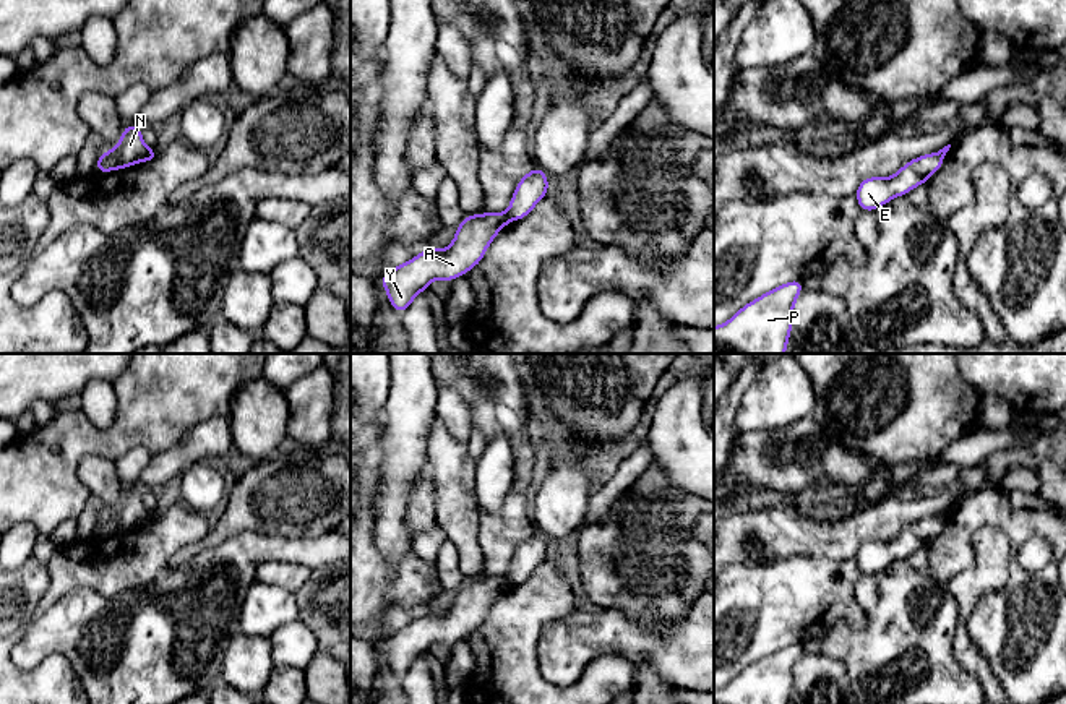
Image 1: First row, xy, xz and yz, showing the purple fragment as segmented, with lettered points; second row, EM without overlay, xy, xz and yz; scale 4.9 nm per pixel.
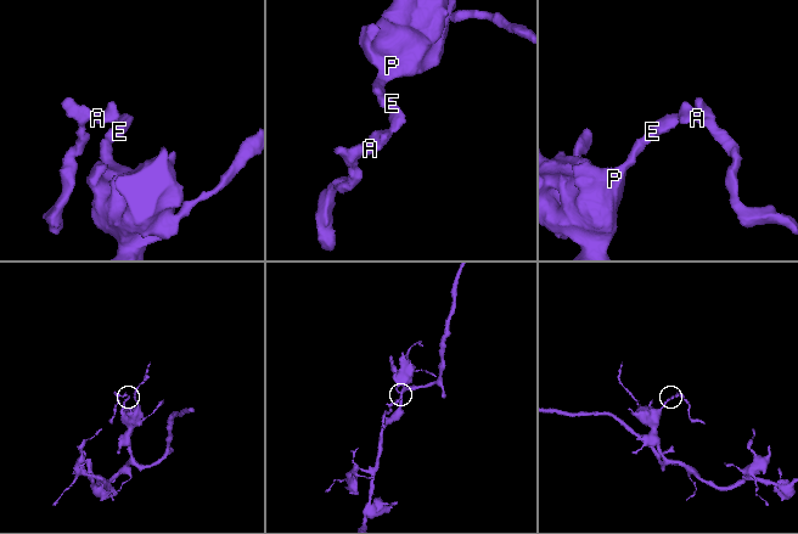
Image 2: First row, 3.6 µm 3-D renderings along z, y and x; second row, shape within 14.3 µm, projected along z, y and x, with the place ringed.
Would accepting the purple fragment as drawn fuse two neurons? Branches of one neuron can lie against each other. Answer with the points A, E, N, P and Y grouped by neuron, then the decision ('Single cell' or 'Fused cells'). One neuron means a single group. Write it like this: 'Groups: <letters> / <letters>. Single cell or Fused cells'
Groups: A N Y / E P. Fused cells

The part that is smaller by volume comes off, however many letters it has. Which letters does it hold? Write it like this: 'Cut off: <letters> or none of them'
Cut off: A, N, Y

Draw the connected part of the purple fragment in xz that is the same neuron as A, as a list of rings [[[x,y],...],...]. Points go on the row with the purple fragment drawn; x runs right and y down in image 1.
[[[505,212],[464,216],[448,248],[428,248],[404,264],[389,268],[381,276],[381,285],[393,310],[402,315],[419,292],[428,290],[432,281],[445,279],[453,282],[477,266],[495,235],[508,222]]]

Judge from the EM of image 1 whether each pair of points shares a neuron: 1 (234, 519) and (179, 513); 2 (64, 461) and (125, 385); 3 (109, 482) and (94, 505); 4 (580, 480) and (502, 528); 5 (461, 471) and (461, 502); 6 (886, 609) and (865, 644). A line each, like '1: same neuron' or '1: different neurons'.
1: different neurons
2: same neuron
3: different neurons
4: different neurons
5: same neuron
6: same neuron

